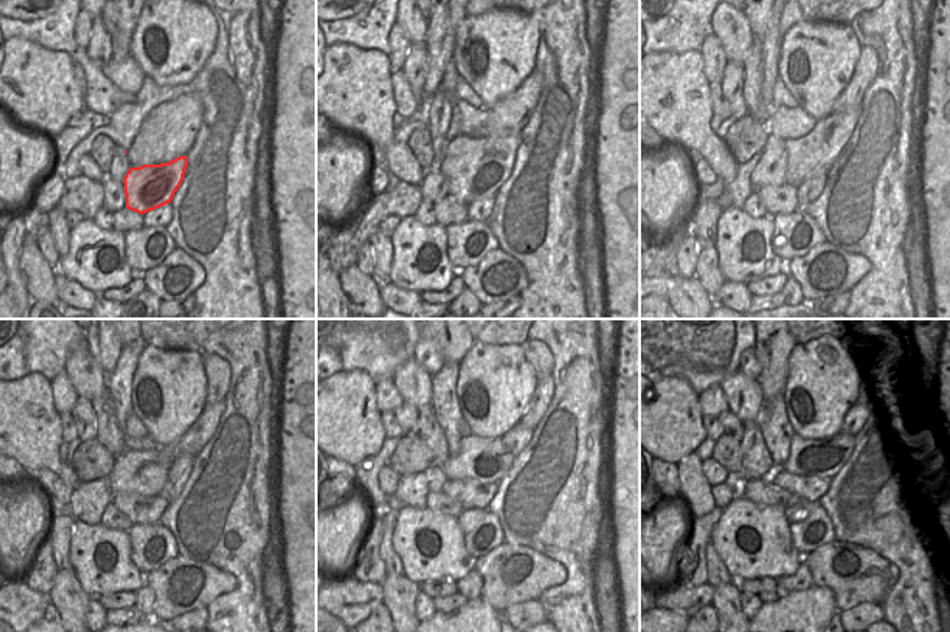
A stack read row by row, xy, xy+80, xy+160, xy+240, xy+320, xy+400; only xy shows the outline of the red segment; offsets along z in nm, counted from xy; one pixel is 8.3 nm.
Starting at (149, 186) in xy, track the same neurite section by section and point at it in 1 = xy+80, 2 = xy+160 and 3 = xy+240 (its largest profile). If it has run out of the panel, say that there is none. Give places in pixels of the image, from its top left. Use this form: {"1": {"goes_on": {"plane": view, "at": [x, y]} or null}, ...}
{"1": {"goes_on": {"plane": "xy+80", "at": [475, 168]}}, "2": {"goes_on": {"plane": "xy+160", "at": [820, 147]}}, "3": {"goes_on": {"plane": "xy+240", "at": [201, 432]}}}

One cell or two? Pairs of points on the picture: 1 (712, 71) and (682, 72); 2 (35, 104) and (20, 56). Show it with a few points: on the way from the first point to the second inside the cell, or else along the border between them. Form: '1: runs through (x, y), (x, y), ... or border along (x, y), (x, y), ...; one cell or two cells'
1: border along (700, 51), (705, 78), (709, 82); two cells
2: runs through (35, 93), (35, 82), (20, 68); one cell

